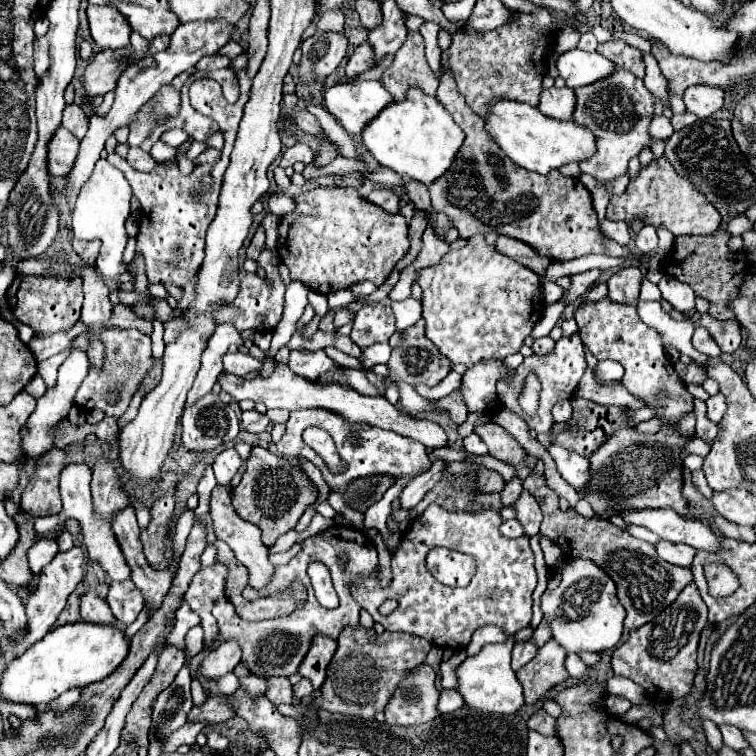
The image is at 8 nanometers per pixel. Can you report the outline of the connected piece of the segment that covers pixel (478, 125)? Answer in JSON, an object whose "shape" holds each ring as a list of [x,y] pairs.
{"shape":[[[443,70],[443,78],[439,80],[437,100],[467,138],[451,170],[429,186],[429,194],[433,208],[445,212],[463,238],[497,232],[533,246],[539,256],[555,262],[575,260],[587,254],[629,258],[631,252],[627,246],[603,238],[591,206],[591,194],[577,178],[565,178],[559,170],[543,176],[509,162],[509,156],[489,138],[485,120],[479,118],[457,92],[457,84],[447,70]]]}

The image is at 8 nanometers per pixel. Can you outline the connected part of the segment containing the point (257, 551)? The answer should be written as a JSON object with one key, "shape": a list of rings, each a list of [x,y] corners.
{"shape":[[[217,484],[211,492],[211,500],[209,500],[209,512],[211,512],[211,520],[213,520],[213,528],[215,528],[215,534],[219,540],[223,540],[237,556],[237,560],[249,570],[249,584],[255,586],[255,588],[263,588],[271,574],[273,574],[273,566],[267,558],[267,546],[261,542],[261,530],[251,524],[251,522],[245,522],[237,516],[237,512],[233,510],[231,506],[231,486],[221,486]]]}

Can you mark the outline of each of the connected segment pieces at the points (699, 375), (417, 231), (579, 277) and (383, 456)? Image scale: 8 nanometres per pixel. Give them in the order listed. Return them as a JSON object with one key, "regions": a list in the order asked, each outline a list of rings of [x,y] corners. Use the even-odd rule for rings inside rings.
{"regions":[[[[677,362],[677,364],[675,364],[675,372],[677,372],[687,384],[703,384],[705,378],[707,378],[705,370],[703,370],[701,364],[697,364],[697,362],[689,362],[689,364]]],[[[415,212],[415,216],[413,216],[413,220],[411,220],[411,224],[409,224],[409,238],[411,238],[411,250],[409,250],[409,254],[395,266],[397,270],[403,270],[405,266],[409,266],[411,262],[413,262],[413,258],[419,254],[419,250],[421,250],[421,236],[423,236],[423,232],[425,232],[425,216],[421,214],[421,212]]],[[[589,270],[589,272],[583,272],[583,274],[573,274],[569,280],[571,280],[571,286],[567,290],[567,294],[563,294],[563,300],[565,304],[573,304],[579,296],[583,296],[599,278],[599,270]]],[[[319,408],[291,412],[291,418],[287,420],[287,432],[275,446],[277,446],[277,452],[283,454],[283,456],[303,456],[309,462],[313,462],[321,470],[325,482],[331,488],[333,486],[345,486],[347,482],[351,482],[355,478],[373,476],[373,474],[385,474],[385,476],[391,476],[391,478],[399,480],[399,478],[417,476],[417,474],[423,474],[423,472],[429,470],[427,450],[425,450],[425,446],[421,446],[421,442],[409,440],[405,436],[399,436],[395,432],[387,432],[387,430],[381,430],[381,428],[373,428],[373,426],[365,426],[365,424],[351,424],[351,422],[343,420],[341,416],[337,416],[329,410],[319,410]],[[309,426],[319,426],[325,432],[331,434],[331,438],[335,442],[335,448],[337,448],[337,454],[341,456],[341,460],[345,464],[343,472],[333,474],[331,470],[327,470],[321,456],[317,456],[317,452],[303,442],[301,434]]]]}

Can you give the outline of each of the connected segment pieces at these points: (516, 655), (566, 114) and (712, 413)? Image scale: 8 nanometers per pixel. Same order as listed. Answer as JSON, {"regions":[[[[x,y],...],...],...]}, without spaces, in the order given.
{"regions":[[[[515,642],[513,646],[513,658],[511,658],[511,668],[517,672],[521,666],[525,666],[533,654],[537,654],[537,648],[533,642]]],[[[549,88],[541,92],[541,102],[539,102],[539,110],[551,118],[557,120],[569,120],[573,118],[573,110],[575,110],[577,98],[575,92],[571,88]]],[[[717,394],[713,398],[707,400],[707,418],[717,424],[721,418],[723,418],[723,412],[725,412],[725,400],[723,400],[723,394]]]]}

